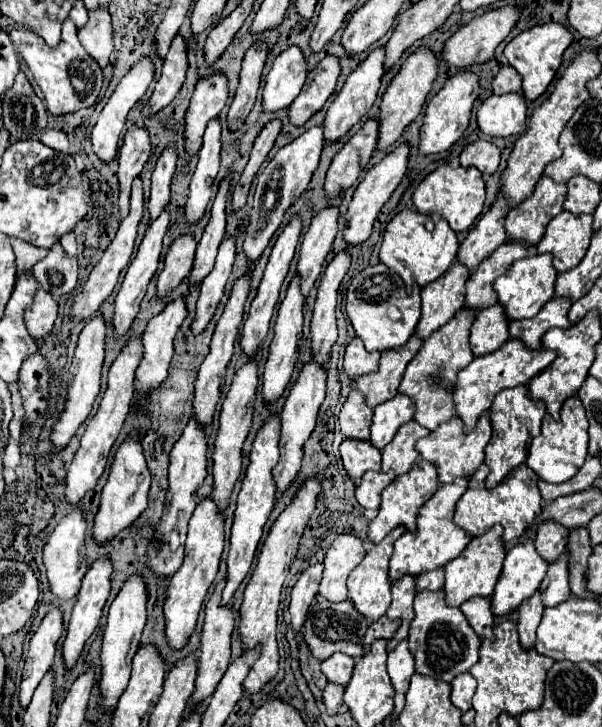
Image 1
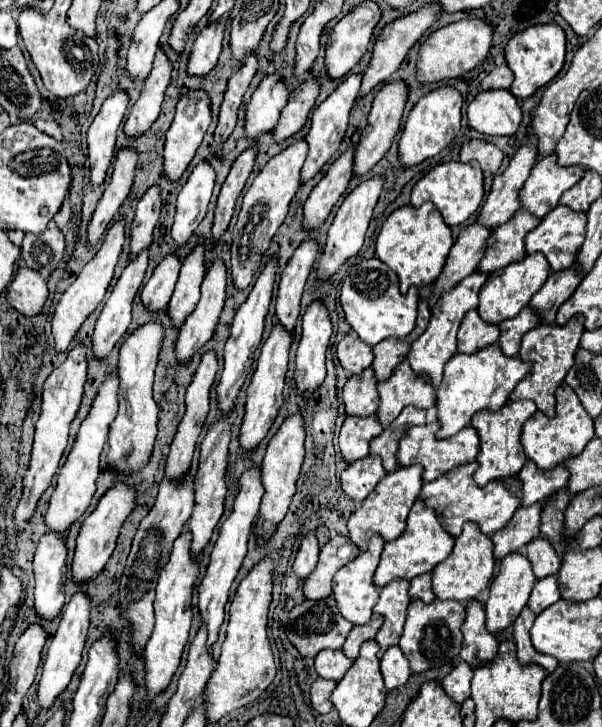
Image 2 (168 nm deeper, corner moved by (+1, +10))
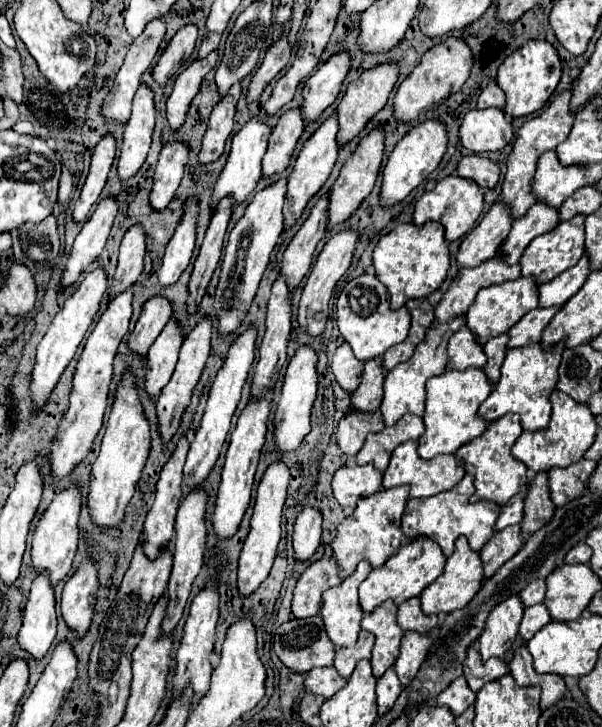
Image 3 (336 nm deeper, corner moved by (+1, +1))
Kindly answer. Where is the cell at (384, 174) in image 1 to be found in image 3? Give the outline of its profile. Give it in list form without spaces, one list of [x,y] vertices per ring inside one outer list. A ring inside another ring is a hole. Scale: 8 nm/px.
[[[354,228],[340,232],[336,236],[332,236],[324,250],[318,254],[318,260],[306,280],[306,286],[302,290],[302,298],[298,302],[298,326],[302,328],[304,334],[308,336],[320,336],[326,328],[326,320],[328,320],[328,302],[332,296],[332,290],[336,286],[336,282],[344,276],[344,272],[348,270],[350,262],[352,262],[352,252],[356,248],[356,240],[358,240],[358,232]]]

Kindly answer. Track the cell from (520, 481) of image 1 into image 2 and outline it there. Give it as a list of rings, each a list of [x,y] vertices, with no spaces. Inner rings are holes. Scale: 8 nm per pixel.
[[[476,463],[462,465],[458,469],[452,469],[450,473],[444,473],[436,481],[430,481],[424,485],[420,497],[430,505],[432,509],[438,509],[440,521],[444,529],[458,537],[462,533],[462,525],[466,521],[474,521],[480,525],[480,531],[486,535],[492,535],[500,529],[504,529],[510,521],[510,517],[516,513],[516,509],[522,505],[522,481],[518,475],[490,481],[486,487],[478,487],[472,479],[476,471]]]

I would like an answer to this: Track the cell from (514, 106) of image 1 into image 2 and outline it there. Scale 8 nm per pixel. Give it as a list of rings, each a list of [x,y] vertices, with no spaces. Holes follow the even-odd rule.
[[[508,89],[478,93],[466,113],[470,127],[486,135],[514,135],[522,121],[518,99]]]

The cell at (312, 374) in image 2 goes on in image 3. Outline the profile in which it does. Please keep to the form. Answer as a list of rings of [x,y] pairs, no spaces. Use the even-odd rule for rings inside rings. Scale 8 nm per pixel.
[[[304,346],[294,354],[294,358],[286,366],[282,396],[276,406],[276,414],[274,414],[274,446],[282,454],[296,450],[302,444],[304,436],[310,432],[310,410],[312,410],[312,404],[314,404],[316,392],[318,392],[316,360],[318,358],[316,358],[314,350],[310,346]]]

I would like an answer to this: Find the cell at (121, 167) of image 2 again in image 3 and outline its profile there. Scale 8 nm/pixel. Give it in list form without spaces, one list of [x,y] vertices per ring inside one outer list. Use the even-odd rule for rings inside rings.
[[[104,198],[94,210],[94,214],[90,216],[90,220],[86,220],[84,228],[76,236],[72,250],[68,254],[68,260],[66,260],[62,278],[60,278],[60,288],[72,286],[78,280],[78,276],[96,262],[96,258],[100,256],[106,244],[116,212],[118,212],[116,200]]]

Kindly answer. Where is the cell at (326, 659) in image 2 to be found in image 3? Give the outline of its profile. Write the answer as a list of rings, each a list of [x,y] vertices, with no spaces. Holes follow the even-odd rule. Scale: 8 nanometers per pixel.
[[[314,668],[306,674],[304,686],[310,694],[320,694],[324,698],[330,698],[338,690],[346,686],[346,678],[342,678],[334,668]]]

